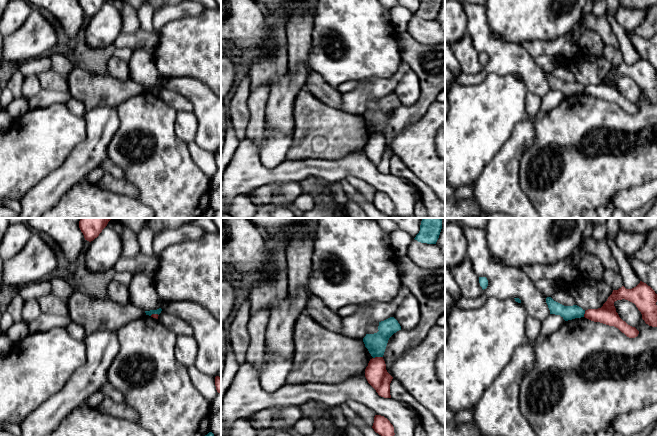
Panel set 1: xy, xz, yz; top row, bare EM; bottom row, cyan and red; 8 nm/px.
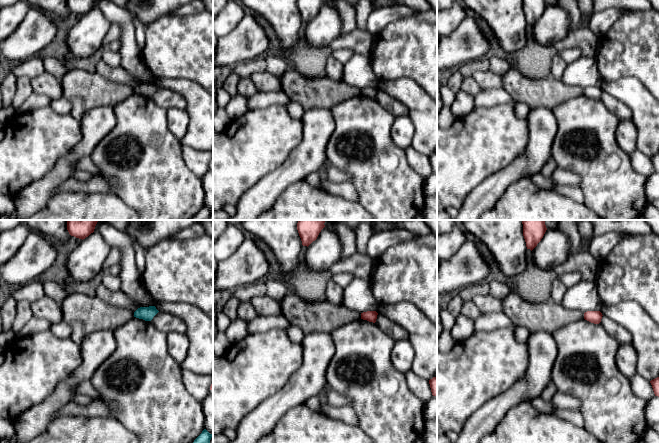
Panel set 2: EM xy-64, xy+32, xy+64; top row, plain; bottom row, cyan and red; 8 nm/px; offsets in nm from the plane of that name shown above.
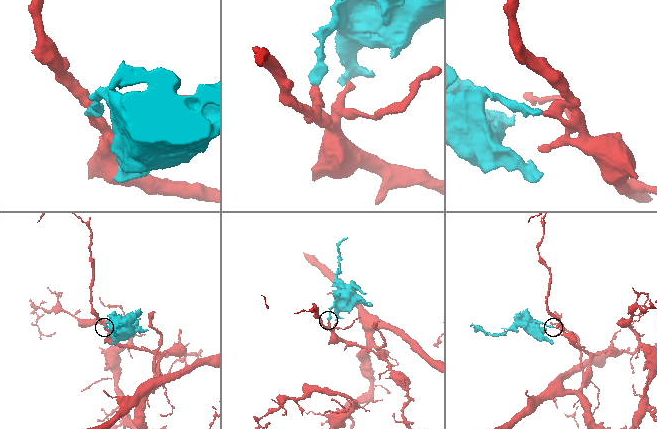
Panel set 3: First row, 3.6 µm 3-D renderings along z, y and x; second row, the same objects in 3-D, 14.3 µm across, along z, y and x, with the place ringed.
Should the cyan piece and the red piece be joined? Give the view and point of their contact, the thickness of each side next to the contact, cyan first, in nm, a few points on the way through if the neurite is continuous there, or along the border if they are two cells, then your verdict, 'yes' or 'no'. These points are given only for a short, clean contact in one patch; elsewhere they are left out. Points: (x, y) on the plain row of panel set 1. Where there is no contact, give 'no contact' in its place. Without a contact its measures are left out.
meets cyan in xz at (377, 132); 170 nm thick on the cyan side, 180 nm on the other; border along xz (382, 132), (373, 134); no

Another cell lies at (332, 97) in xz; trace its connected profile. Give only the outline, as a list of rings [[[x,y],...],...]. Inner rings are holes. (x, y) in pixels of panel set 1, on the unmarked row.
[[[312,71],[307,77],[305,87],[321,102],[341,110],[341,92],[337,88],[331,87],[320,74]]]

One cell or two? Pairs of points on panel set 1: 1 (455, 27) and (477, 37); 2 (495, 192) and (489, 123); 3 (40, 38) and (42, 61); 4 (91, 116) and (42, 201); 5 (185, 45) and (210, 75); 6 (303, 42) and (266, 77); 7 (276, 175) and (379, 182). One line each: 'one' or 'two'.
1: two
2: two
3: two
4: one
5: one
6: one
7: one

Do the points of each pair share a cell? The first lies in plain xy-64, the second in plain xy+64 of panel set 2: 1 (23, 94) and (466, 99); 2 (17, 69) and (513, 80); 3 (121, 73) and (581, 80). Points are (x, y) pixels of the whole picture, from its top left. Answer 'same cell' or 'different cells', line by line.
1: different cells
2: same cell
3: different cells

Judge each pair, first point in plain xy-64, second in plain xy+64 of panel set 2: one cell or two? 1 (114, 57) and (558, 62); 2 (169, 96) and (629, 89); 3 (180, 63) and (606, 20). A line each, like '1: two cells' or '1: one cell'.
1: two cells
2: two cells
3: two cells

